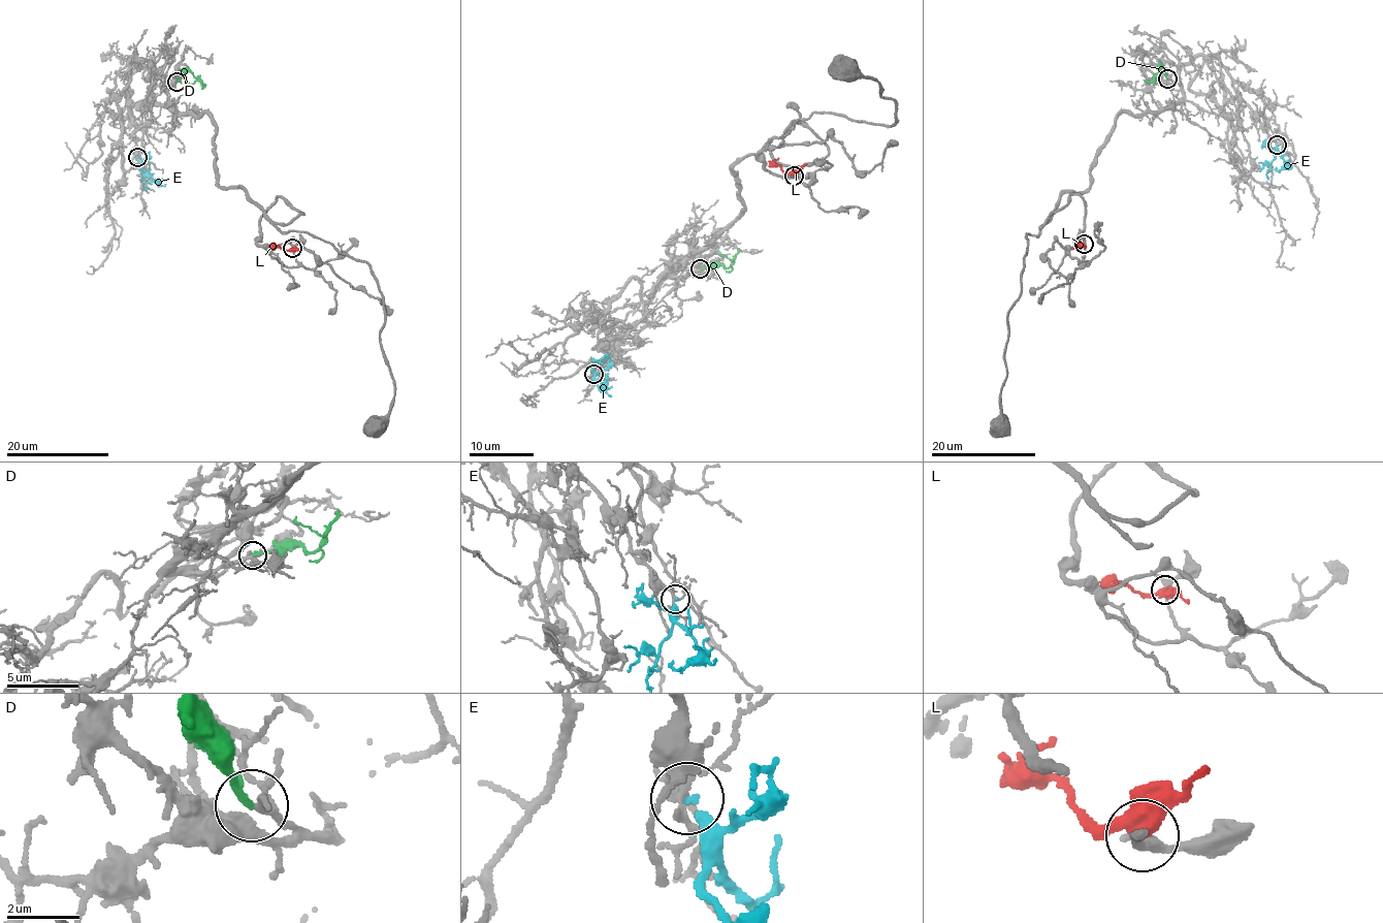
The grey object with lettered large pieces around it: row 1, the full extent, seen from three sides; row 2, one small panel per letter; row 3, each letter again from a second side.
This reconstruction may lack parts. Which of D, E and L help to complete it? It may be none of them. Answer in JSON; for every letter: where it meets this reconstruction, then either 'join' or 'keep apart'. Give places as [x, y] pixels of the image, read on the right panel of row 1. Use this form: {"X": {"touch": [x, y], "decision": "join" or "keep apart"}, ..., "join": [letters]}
{"D": {"touch": [1167, 78], "decision": "join"}, "E": {"touch": [1277, 145], "decision": "keep apart"}, "L": {"touch": [1084, 244], "decision": "keep apart"}, "join": ["D"]}

